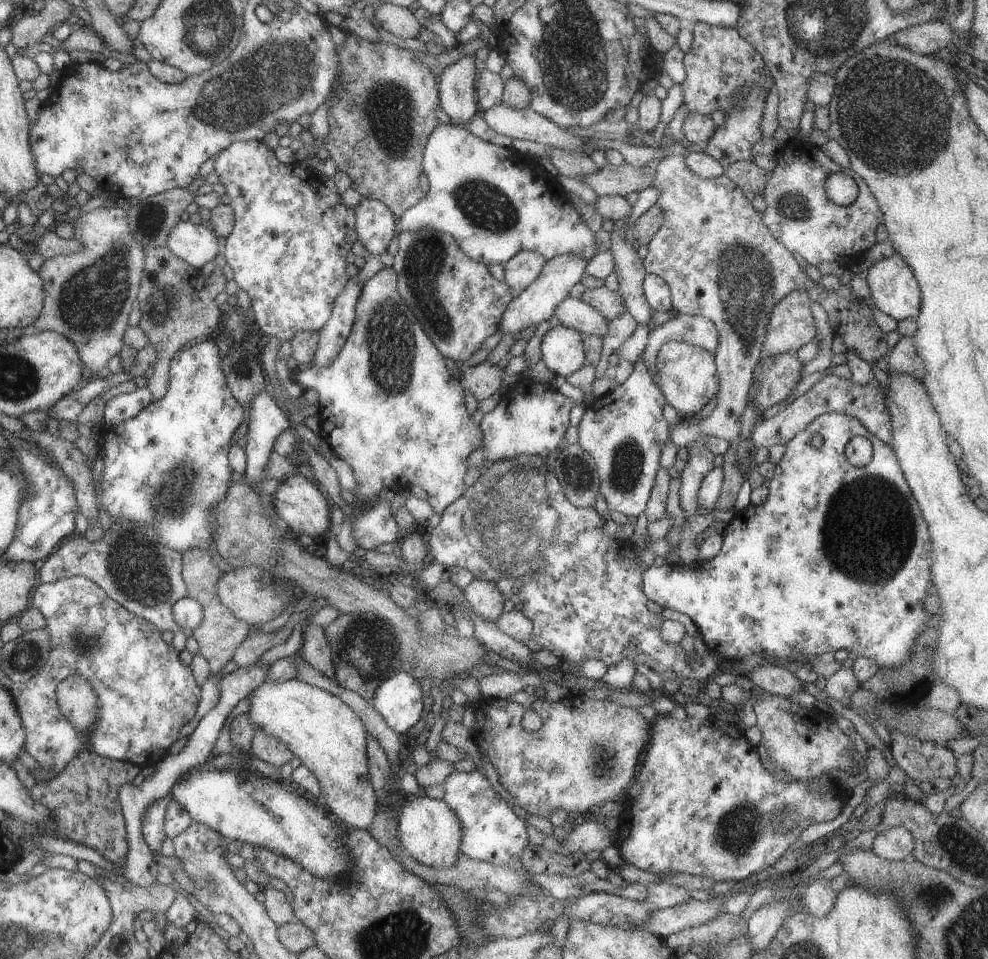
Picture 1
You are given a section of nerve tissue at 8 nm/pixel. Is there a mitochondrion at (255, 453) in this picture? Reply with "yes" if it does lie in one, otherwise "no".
no

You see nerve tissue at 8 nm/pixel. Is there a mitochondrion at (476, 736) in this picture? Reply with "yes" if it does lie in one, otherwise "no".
no

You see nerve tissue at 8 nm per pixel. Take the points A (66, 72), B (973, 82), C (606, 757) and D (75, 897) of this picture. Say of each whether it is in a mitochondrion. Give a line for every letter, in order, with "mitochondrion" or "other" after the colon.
A: other
B: other
C: mitochondrion
D: other

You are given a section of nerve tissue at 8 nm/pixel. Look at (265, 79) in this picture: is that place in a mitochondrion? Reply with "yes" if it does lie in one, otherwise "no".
yes

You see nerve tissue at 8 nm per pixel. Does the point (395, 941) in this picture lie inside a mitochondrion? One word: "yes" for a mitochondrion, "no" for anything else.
yes

